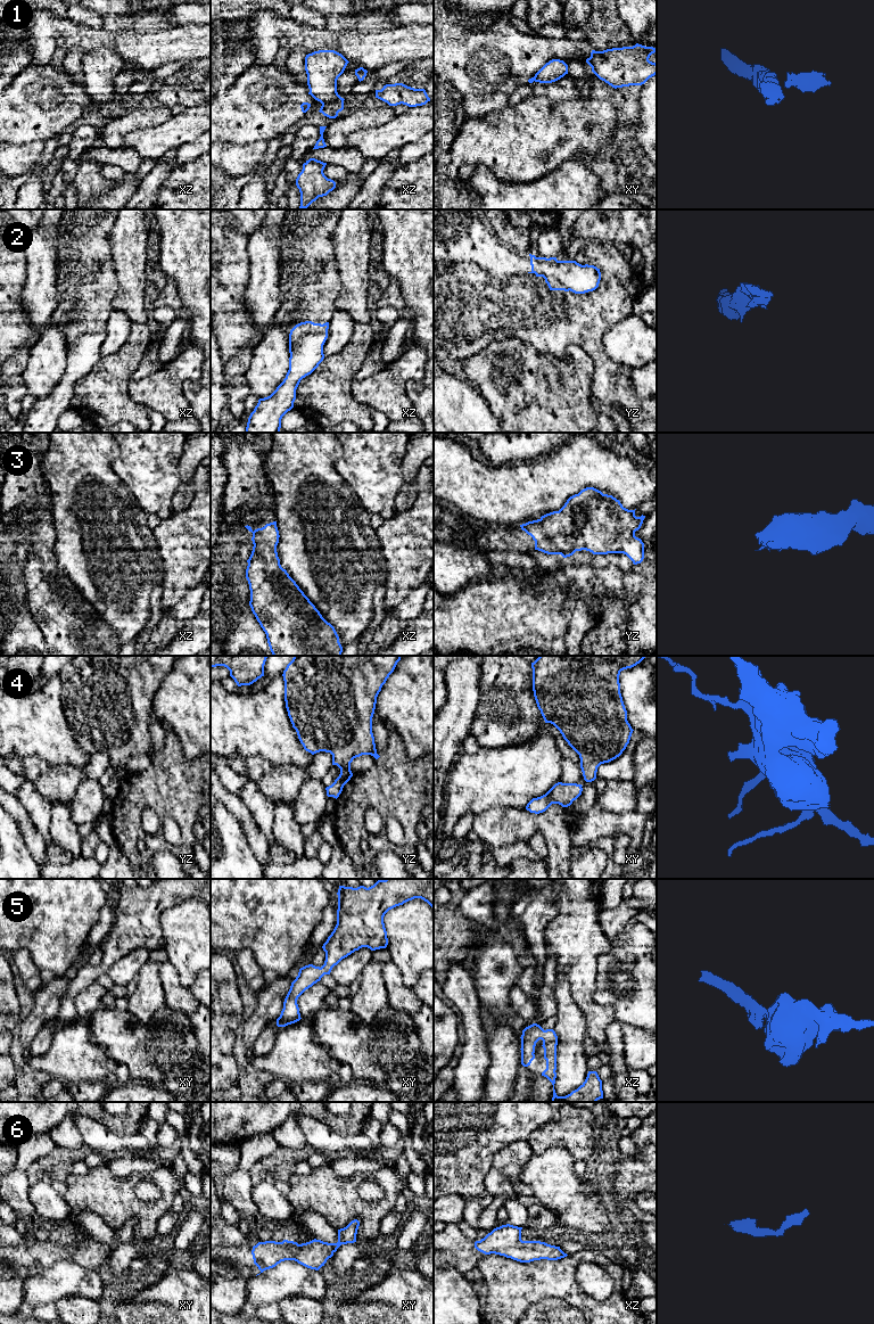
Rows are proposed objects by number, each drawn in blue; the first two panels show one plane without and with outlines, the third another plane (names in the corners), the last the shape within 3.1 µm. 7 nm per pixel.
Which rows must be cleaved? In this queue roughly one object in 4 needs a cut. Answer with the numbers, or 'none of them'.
1

